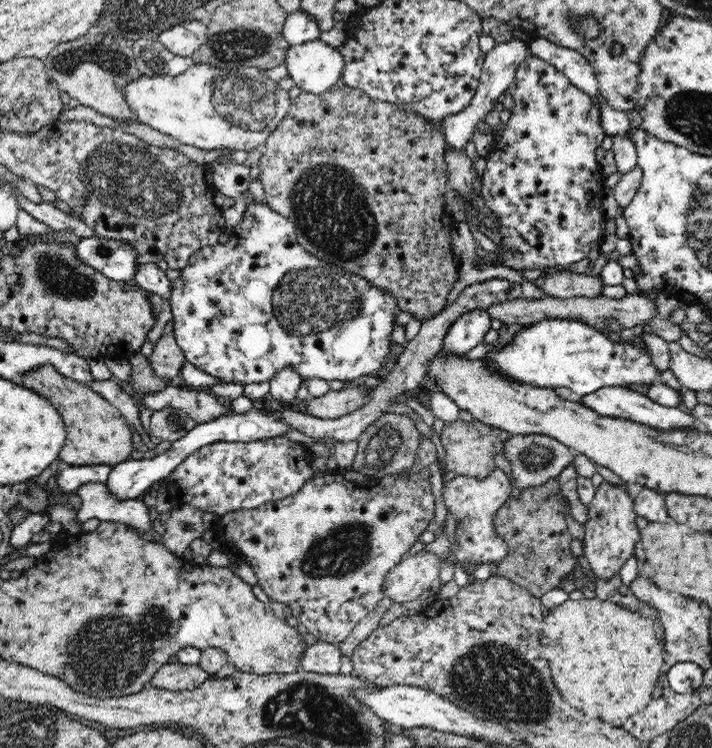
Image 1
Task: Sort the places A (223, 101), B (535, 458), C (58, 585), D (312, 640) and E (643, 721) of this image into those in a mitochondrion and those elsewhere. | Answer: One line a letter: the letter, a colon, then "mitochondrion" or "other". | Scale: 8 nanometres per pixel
A: mitochondrion
B: mitochondrion
C: other
D: other
E: other

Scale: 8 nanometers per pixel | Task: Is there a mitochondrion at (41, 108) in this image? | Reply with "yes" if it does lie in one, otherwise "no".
no

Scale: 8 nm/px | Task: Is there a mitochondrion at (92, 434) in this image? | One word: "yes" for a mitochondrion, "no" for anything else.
no

